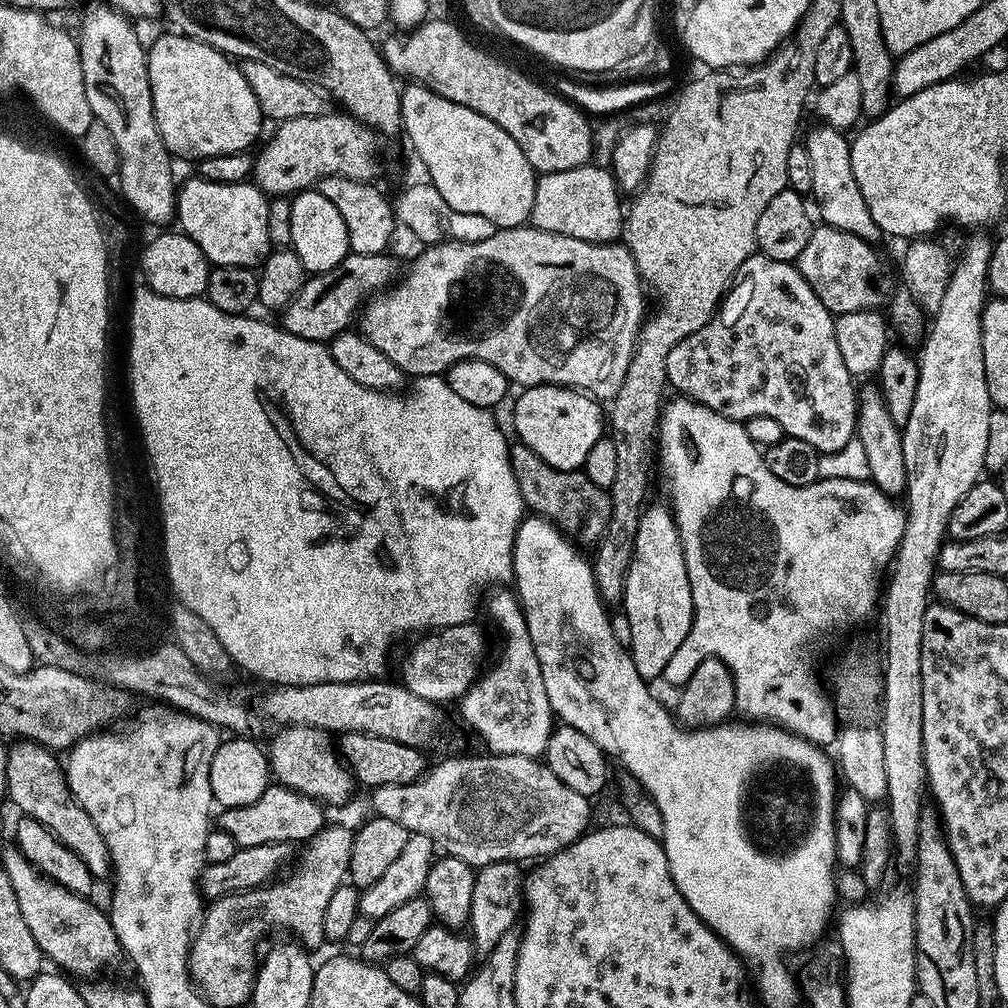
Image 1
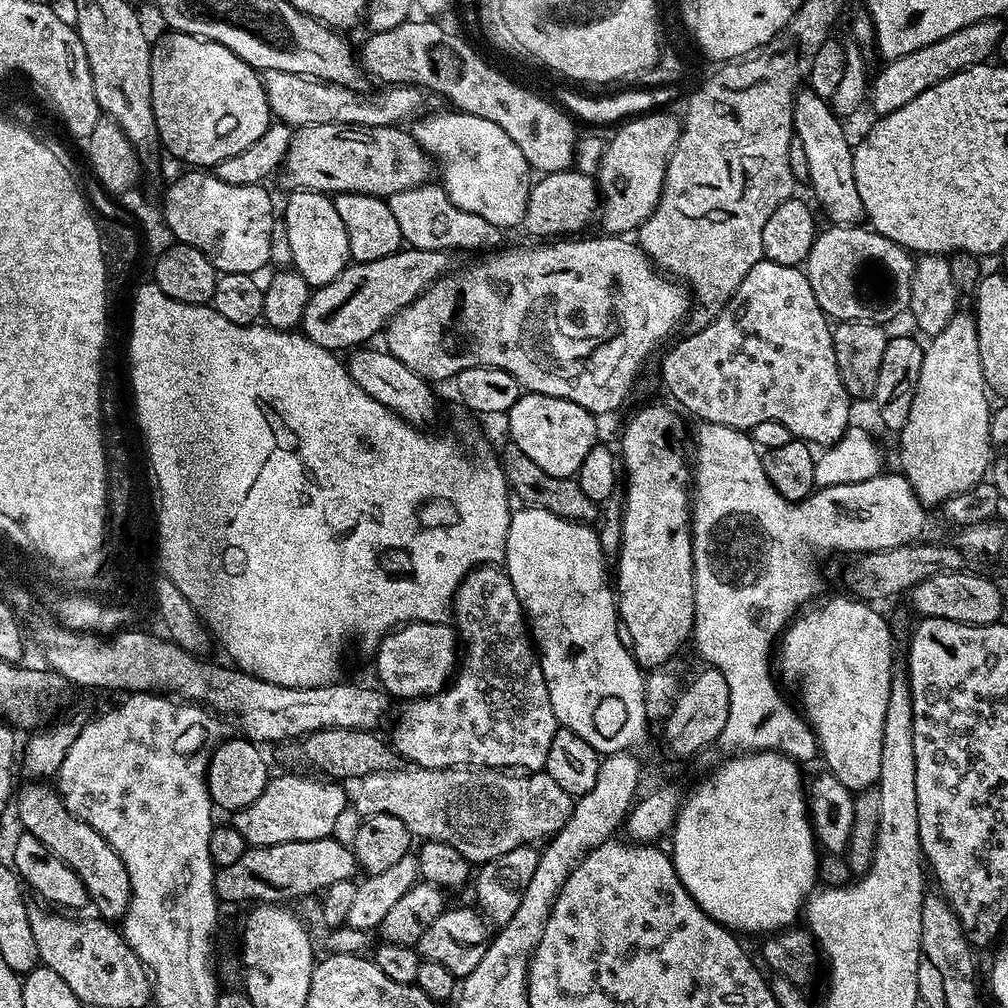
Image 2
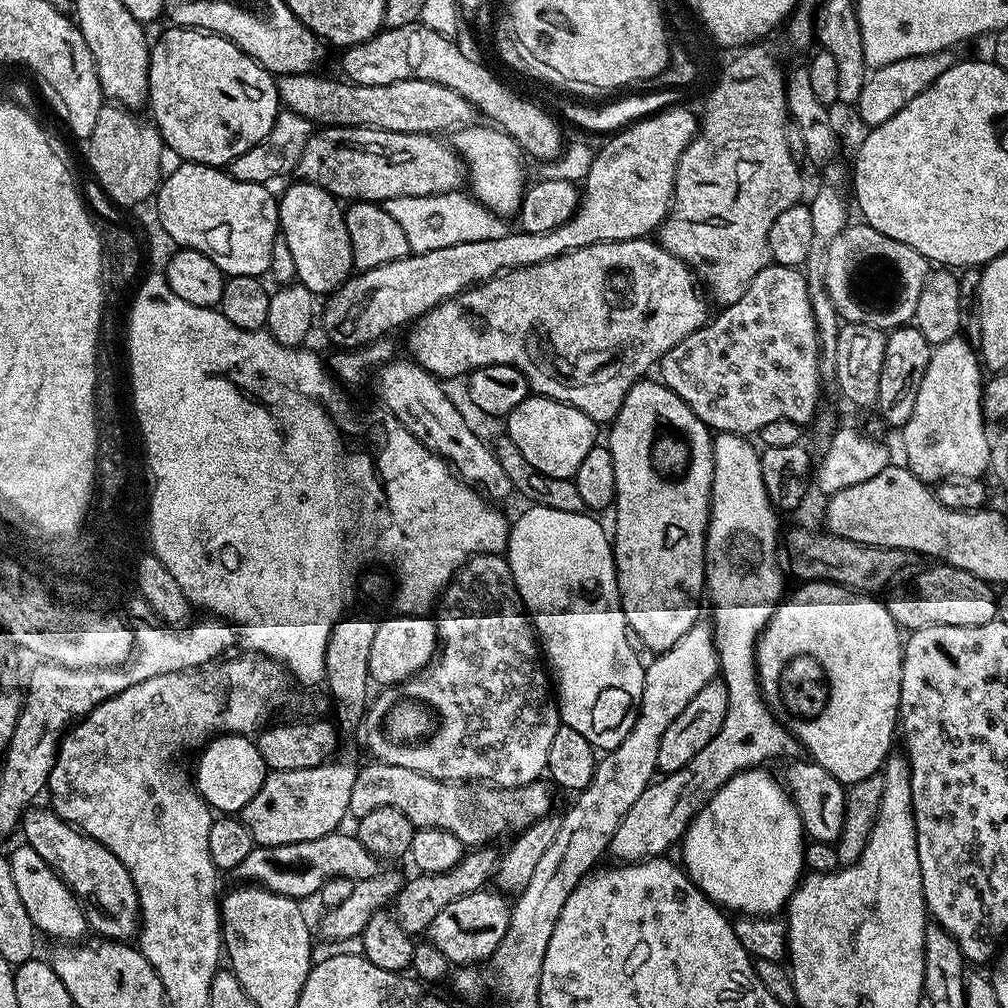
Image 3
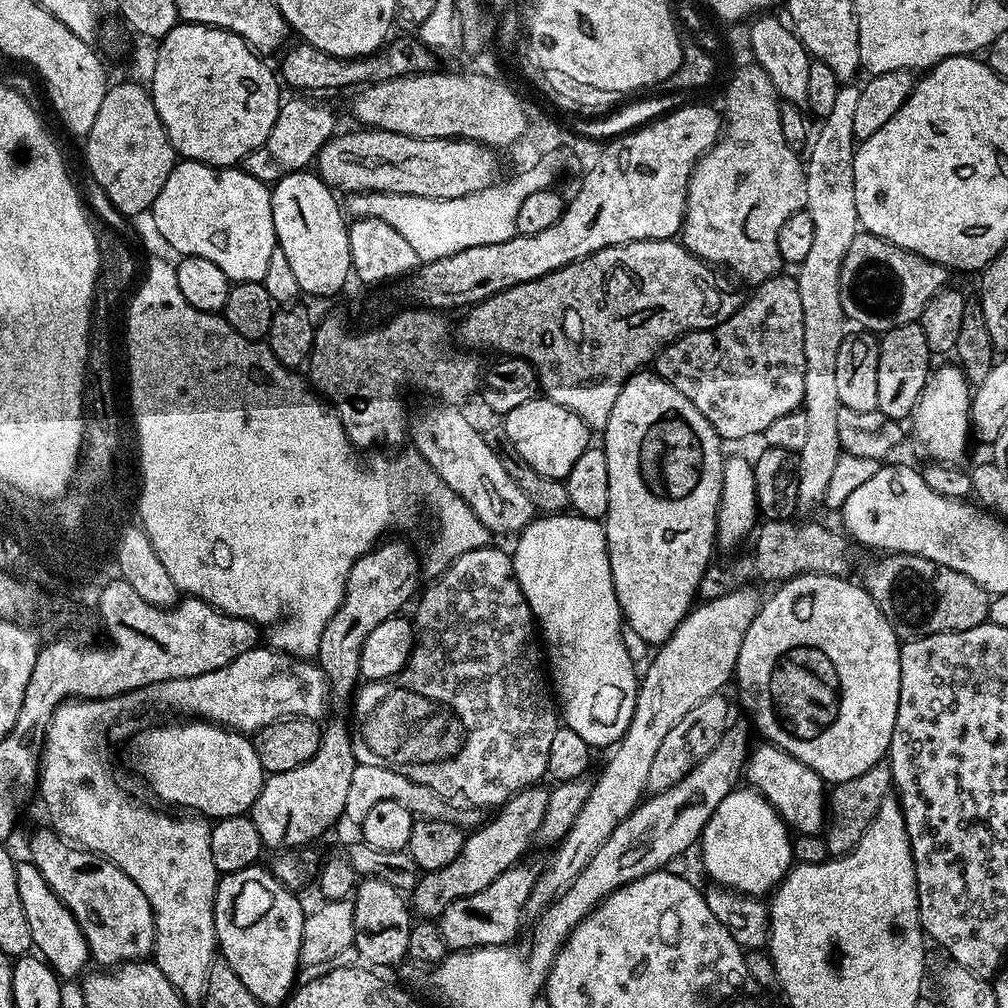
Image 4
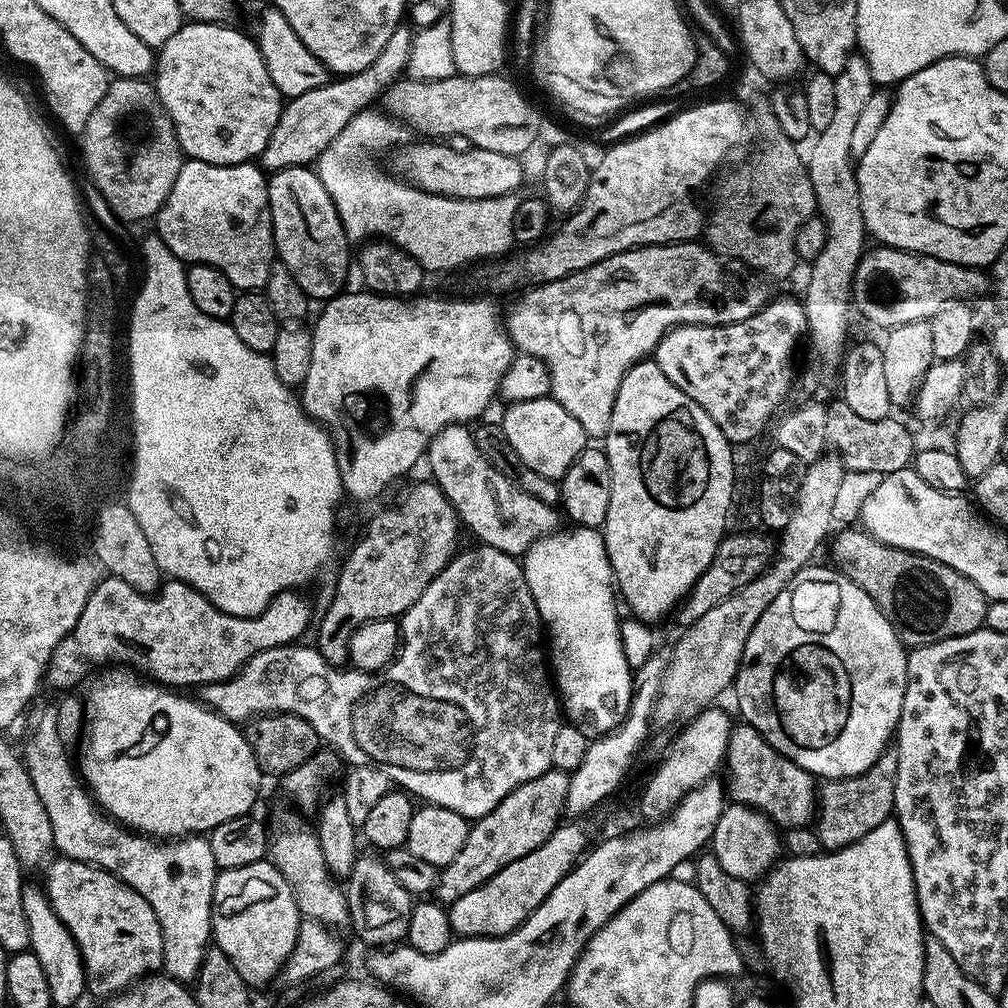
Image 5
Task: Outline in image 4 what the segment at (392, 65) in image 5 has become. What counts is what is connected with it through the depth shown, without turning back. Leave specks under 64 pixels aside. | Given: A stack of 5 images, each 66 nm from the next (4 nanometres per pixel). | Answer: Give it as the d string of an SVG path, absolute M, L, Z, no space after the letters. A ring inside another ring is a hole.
M316 98L304 99L308 100L285 99L274 122L274 130L266 134L266 142L262 142L262 146L250 150L250 154L244 156L244 171L266 185L271 186L290 174L305 171L315 161L316 155L328 139L337 135L336 116L332 113L331 106L312 100Z

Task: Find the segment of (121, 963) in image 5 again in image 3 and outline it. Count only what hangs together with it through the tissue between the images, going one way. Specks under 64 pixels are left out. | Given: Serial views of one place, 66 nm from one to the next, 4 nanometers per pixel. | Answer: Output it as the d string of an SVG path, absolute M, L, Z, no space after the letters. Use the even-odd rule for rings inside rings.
M29 807L22 817L23 843L36 850L42 862L49 864L66 882L66 886L84 908L89 929L97 937L131 941L138 932L140 899L126 866L122 866L122 862L118 862L118 858L114 858L106 846L84 835L79 828L73 828L55 812L47 807L36 807Z

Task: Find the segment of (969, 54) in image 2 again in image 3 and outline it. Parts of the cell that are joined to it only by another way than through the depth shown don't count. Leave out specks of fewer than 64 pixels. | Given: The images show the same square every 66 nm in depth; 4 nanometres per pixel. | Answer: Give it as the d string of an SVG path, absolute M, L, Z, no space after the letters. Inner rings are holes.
M945 50L914 58L902 58L899 62L890 62L890 66L871 69L864 78L862 94L858 94L854 111L860 115L862 123L868 124L869 129L877 128L882 122L890 122L890 118L894 118L894 114L902 110L902 106L914 102L914 98L918 98L922 90L926 90L935 80L942 78L942 74L946 74L946 70L950 70L950 66L955 64L957 59L955 51Z

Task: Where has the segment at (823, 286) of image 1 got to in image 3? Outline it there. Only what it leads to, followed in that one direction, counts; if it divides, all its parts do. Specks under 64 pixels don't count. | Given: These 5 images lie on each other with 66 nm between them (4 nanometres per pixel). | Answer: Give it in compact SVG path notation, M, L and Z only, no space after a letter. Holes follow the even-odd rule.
M852 222L823 249L822 256L822 283L841 321L891 330L903 328L912 320L930 271L930 261L918 250L906 242L886 238L869 224Z

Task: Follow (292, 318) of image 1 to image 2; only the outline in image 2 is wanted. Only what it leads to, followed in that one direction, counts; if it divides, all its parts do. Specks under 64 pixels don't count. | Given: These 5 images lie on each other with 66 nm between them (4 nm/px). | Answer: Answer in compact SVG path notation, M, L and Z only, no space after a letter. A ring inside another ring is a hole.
M404 246L394 254L386 254L386 258L374 258L374 262L349 262L342 274L334 278L334 282L326 282L321 288L311 289L306 310L300 319L303 336L310 338L310 342L337 354L343 353L343 348L352 350L357 346L367 345L371 341L368 340L371 336L379 337L383 333L394 314L410 306L410 302L417 300L433 280L439 280L453 267L454 261L448 256L451 255L447 251Z

